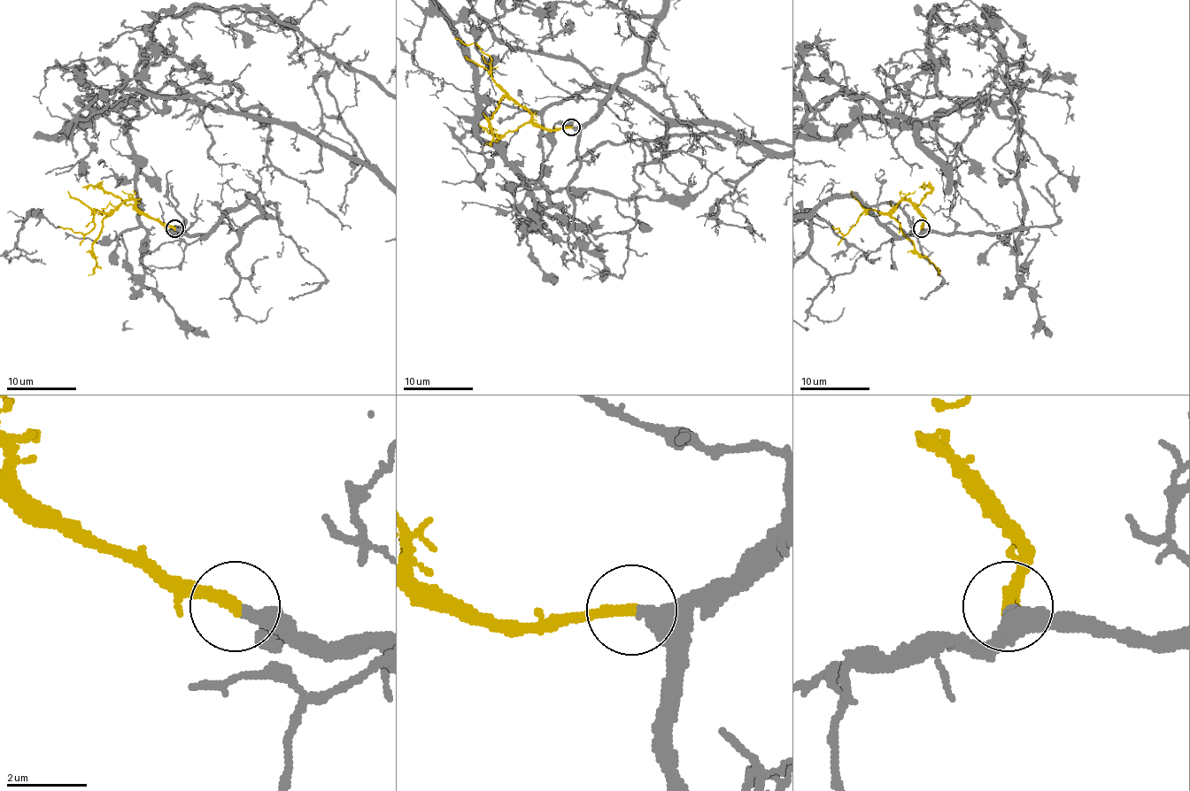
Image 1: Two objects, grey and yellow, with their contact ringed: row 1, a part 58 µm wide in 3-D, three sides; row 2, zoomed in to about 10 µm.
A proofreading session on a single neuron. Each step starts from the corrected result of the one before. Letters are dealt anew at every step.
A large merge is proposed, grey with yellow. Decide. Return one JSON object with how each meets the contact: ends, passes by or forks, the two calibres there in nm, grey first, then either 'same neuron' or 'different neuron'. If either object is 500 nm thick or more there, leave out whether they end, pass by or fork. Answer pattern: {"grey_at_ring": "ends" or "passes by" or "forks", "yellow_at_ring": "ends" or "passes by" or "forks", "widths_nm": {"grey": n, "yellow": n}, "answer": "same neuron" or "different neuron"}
{"grey_at_ring": "ends", "yellow_at_ring": "ends", "widths_nm": {"grey": 420, "yellow": 280}, "answer": "same neuron"}

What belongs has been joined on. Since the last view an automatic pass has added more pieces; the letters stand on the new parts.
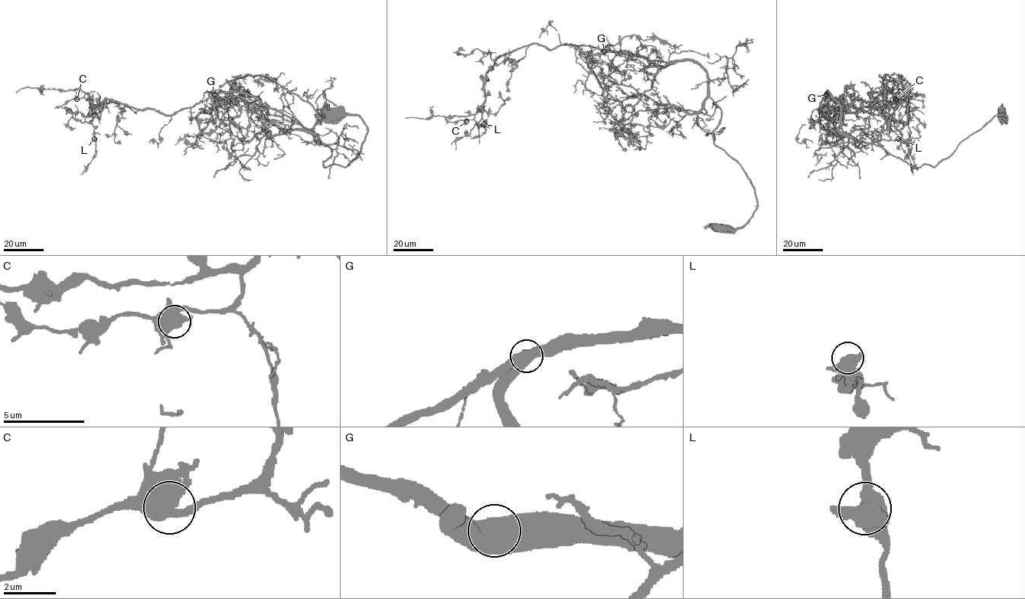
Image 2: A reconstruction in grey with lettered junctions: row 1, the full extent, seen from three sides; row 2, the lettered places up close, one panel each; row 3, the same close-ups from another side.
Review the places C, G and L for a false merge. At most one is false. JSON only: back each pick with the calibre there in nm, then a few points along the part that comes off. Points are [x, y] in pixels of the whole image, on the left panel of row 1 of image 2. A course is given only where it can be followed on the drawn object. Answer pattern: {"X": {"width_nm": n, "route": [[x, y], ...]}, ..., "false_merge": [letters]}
{"false_merge": []}

